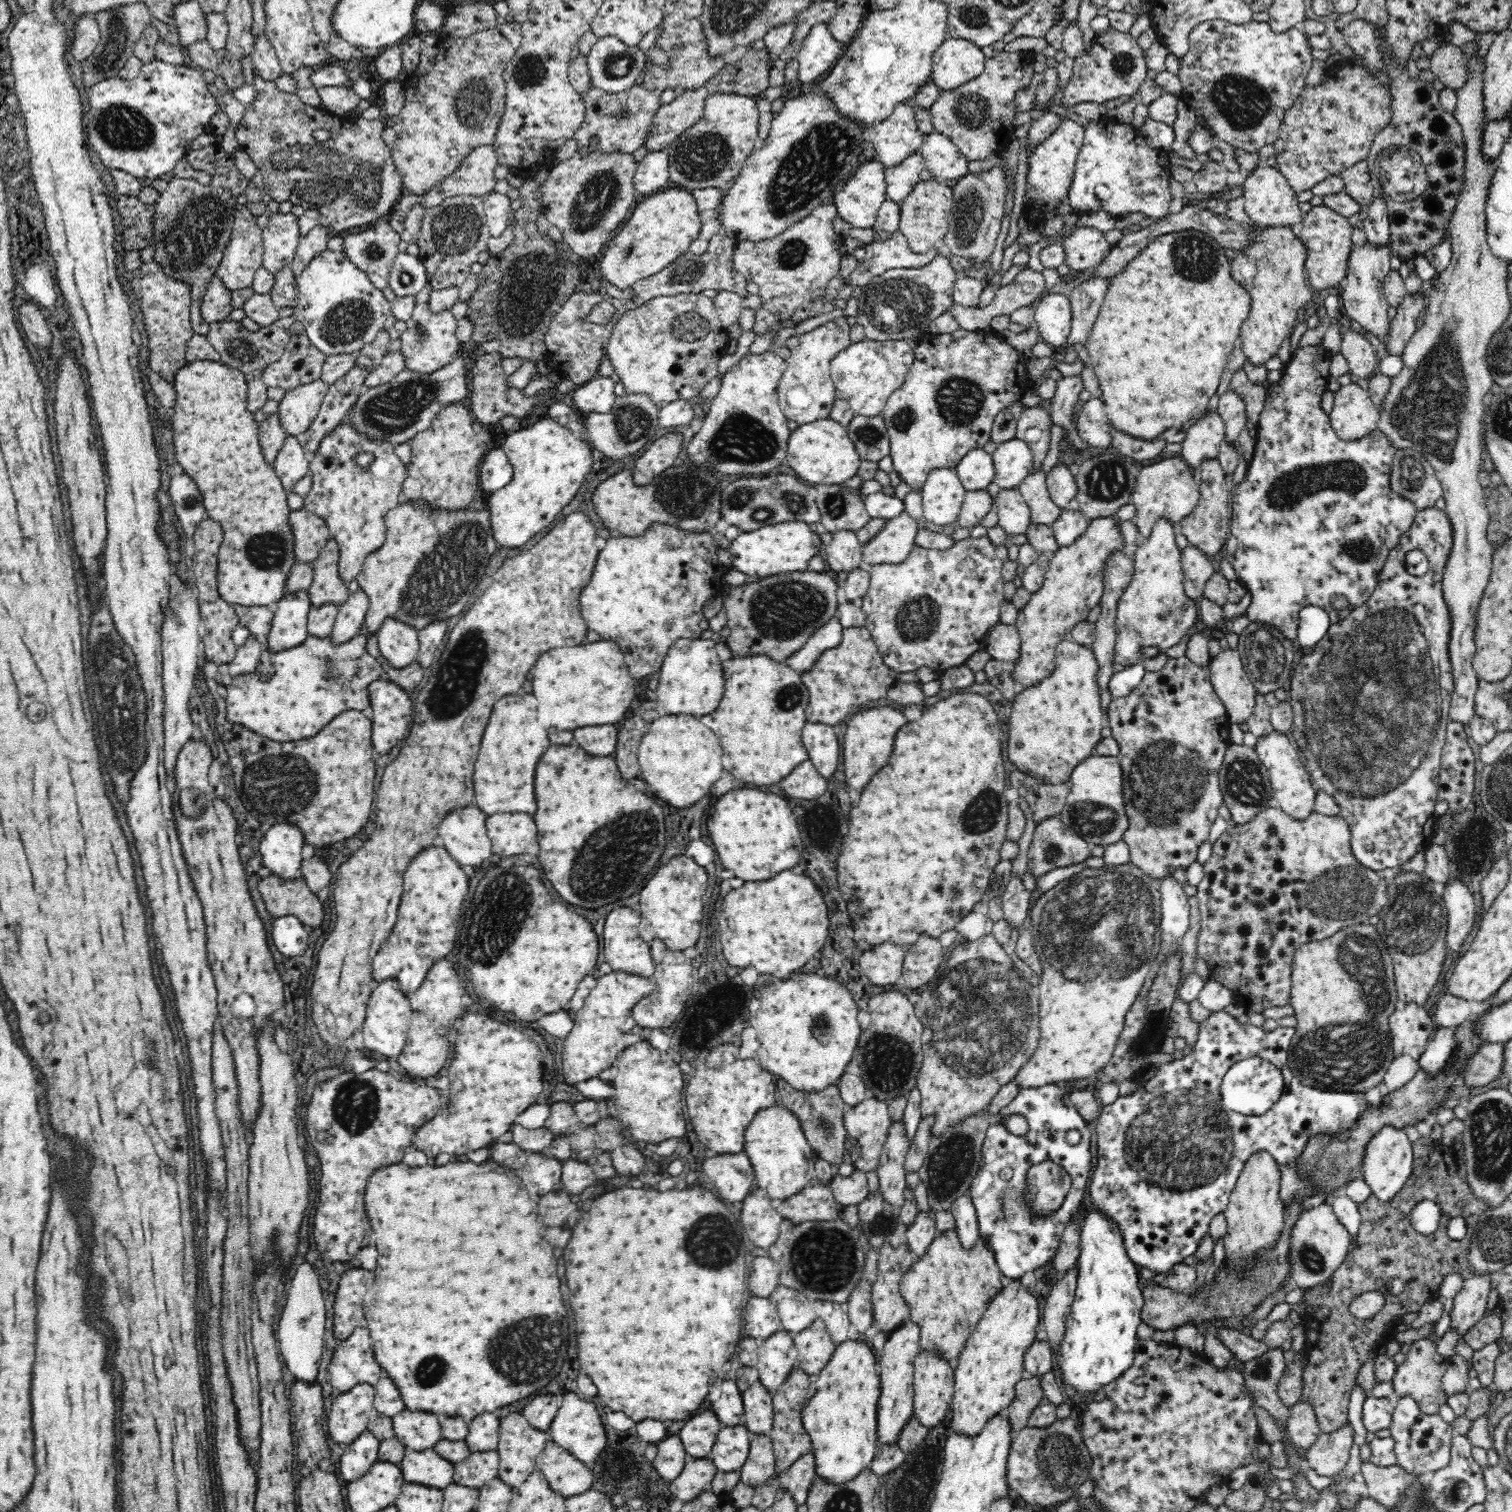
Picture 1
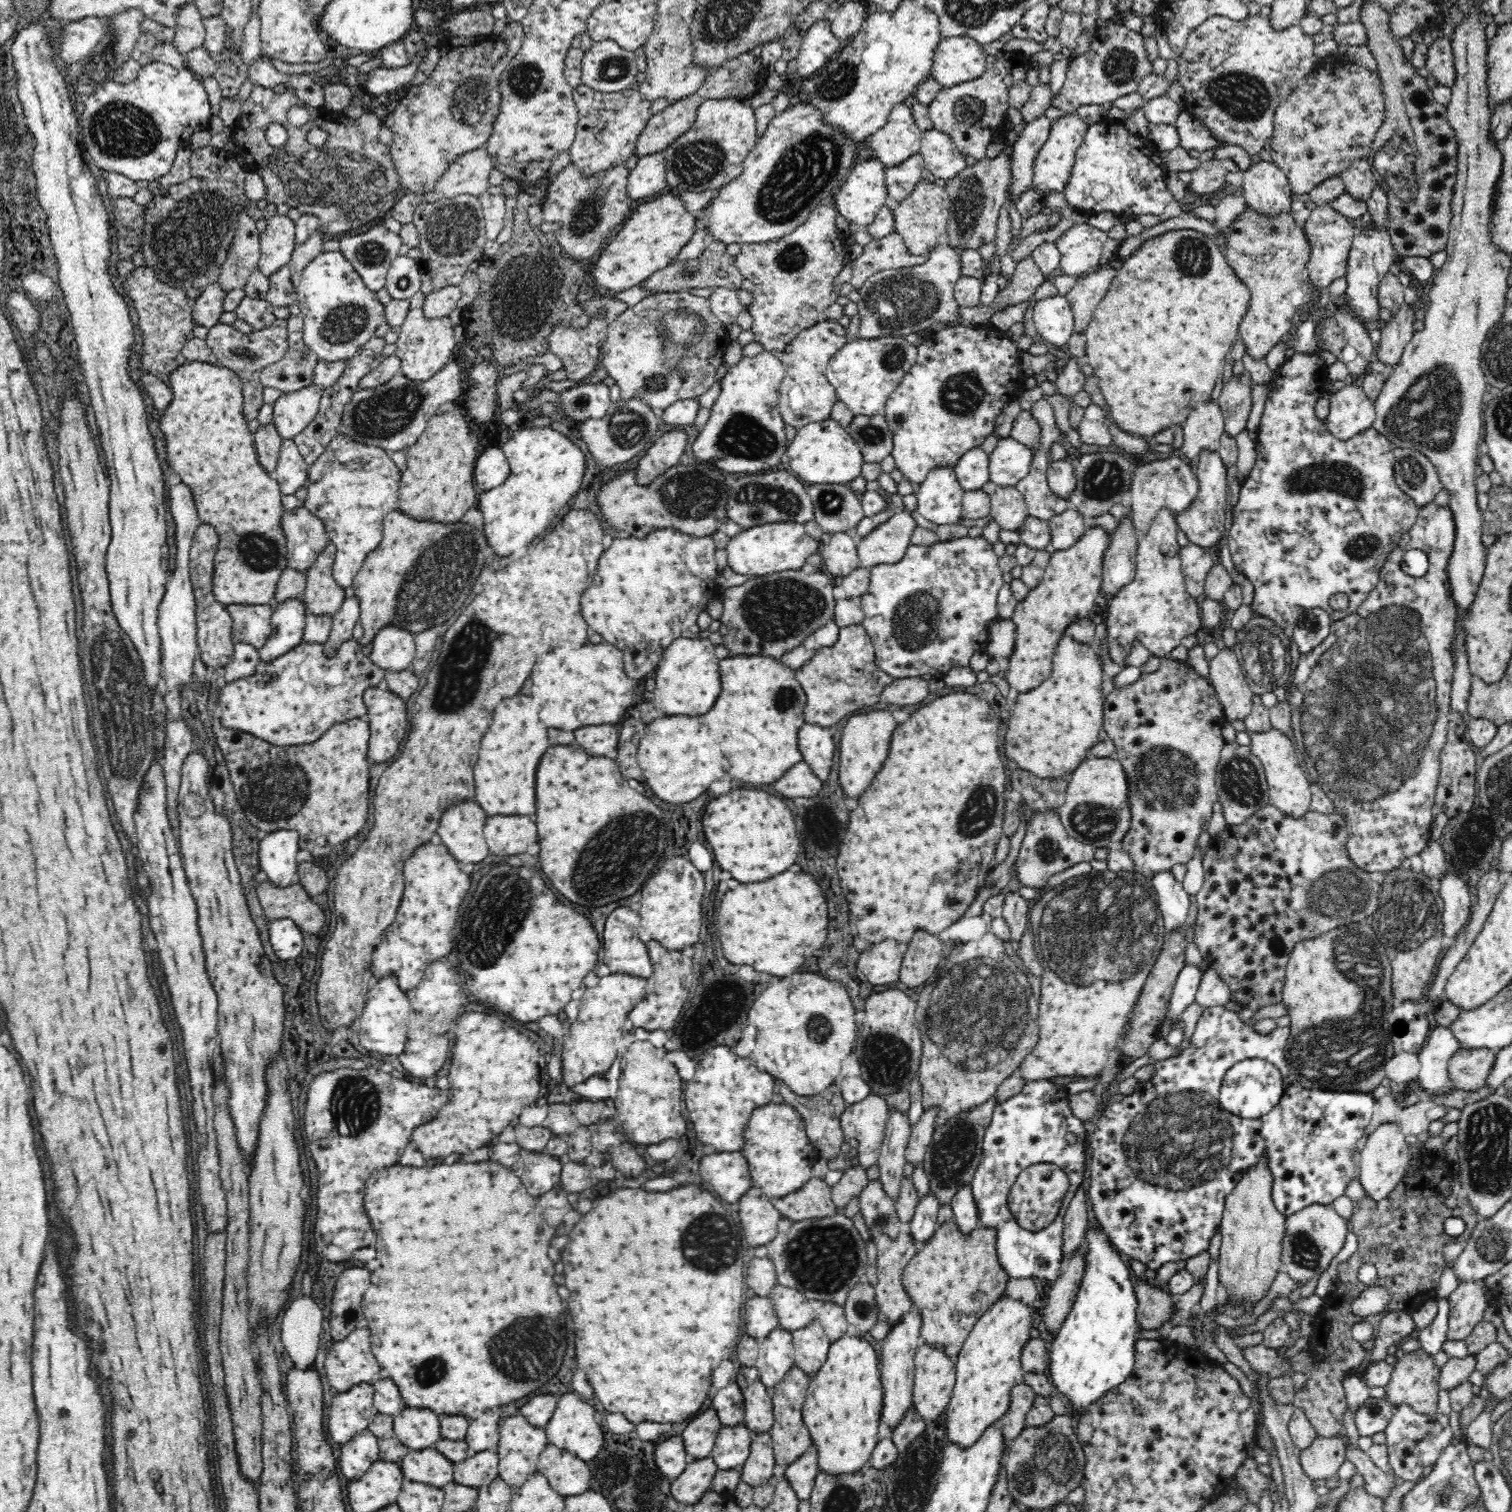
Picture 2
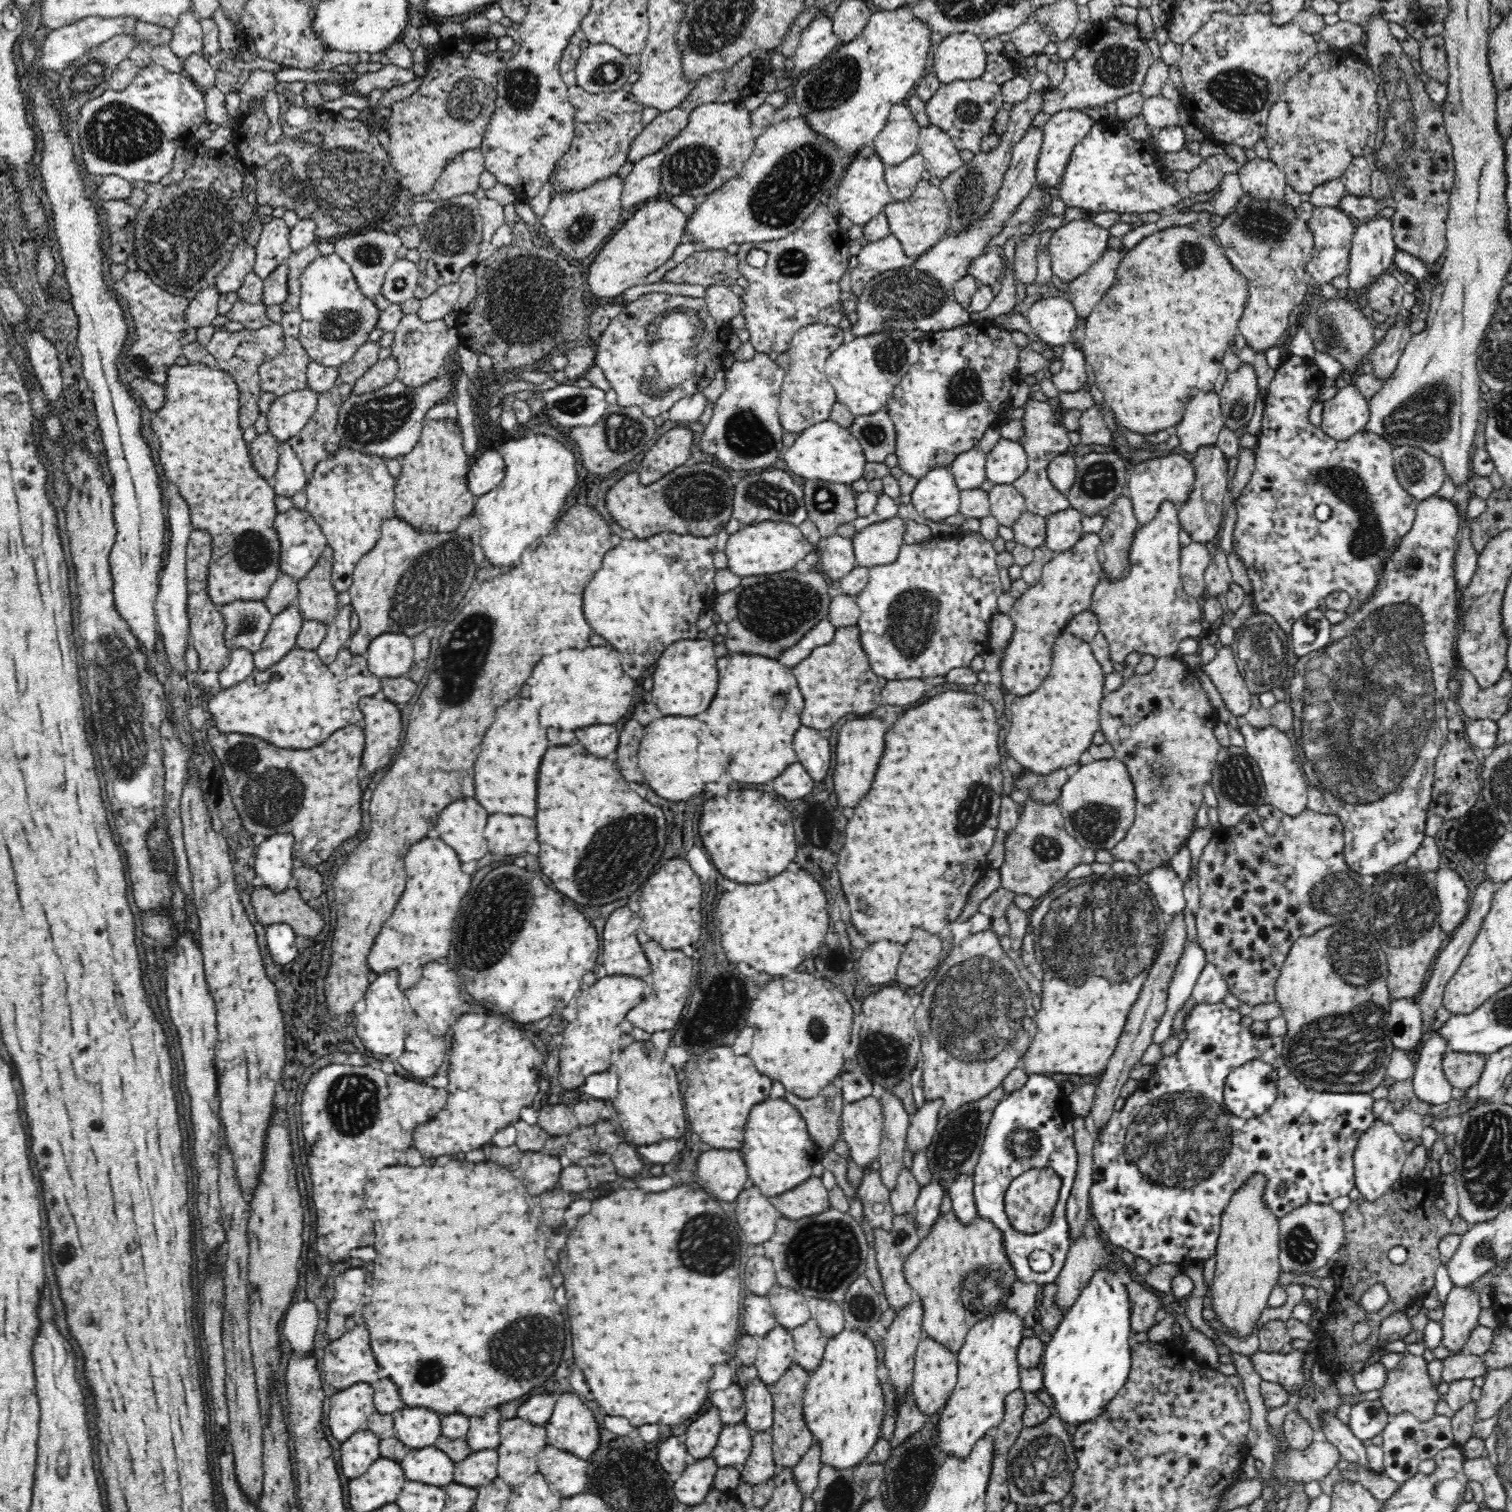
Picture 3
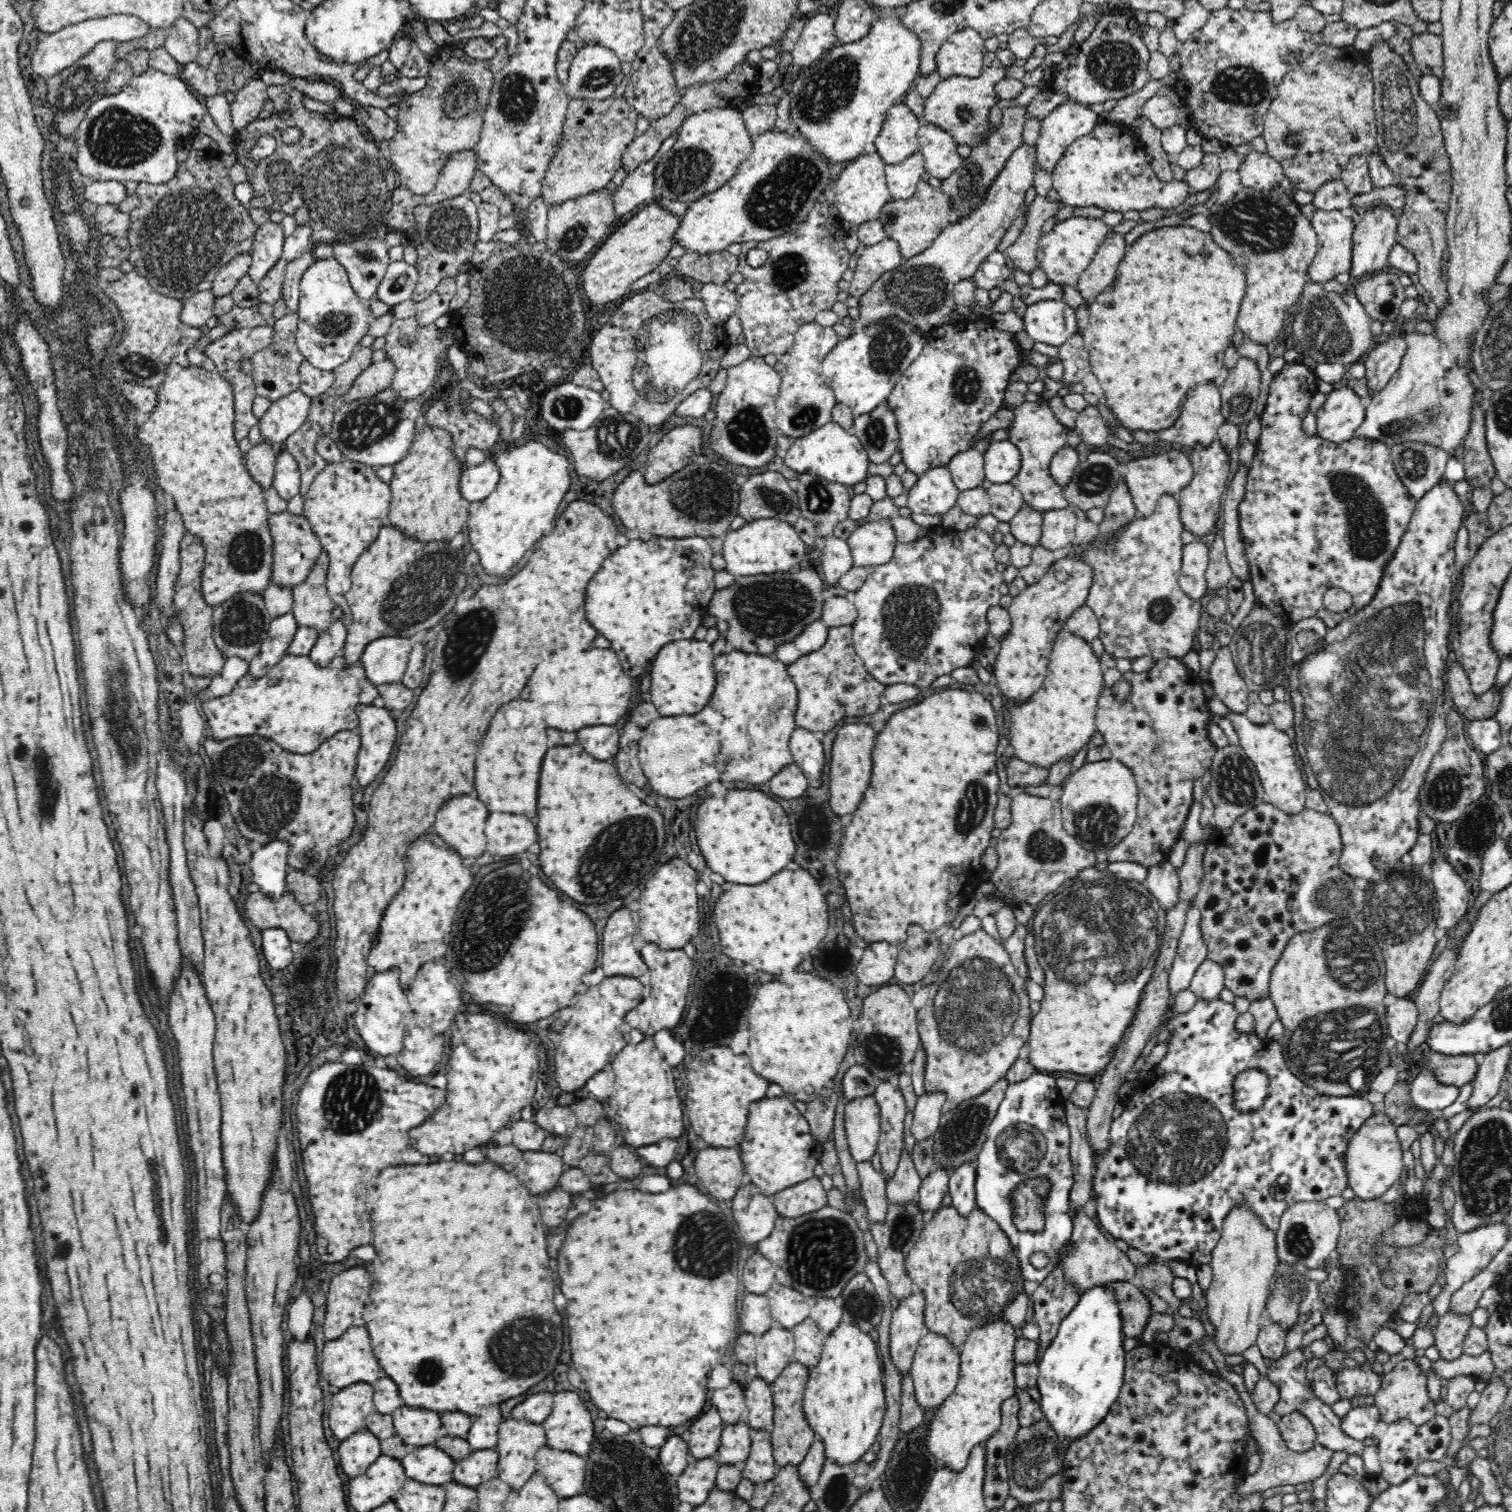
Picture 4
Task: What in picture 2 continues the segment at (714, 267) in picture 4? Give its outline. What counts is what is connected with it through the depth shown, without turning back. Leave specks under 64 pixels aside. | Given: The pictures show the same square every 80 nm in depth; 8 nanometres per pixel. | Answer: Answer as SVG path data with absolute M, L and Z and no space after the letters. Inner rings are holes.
M709 241L707 247L696 257L672 263L658 269L656 273L648 277L642 284L656 293L678 292L687 288L716 288L722 286L730 290L740 288L742 273L735 265L735 256L726 251L726 245Z

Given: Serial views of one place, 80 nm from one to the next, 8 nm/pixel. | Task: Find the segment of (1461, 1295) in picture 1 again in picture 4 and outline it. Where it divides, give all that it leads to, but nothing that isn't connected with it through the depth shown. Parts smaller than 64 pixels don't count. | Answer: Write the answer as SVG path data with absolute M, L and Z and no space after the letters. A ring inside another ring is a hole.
M1447 1313L1440 1317L1435 1332L1434 1347L1442 1360L1454 1362L1461 1358L1464 1340L1472 1327L1471 1316L1455 1316Z

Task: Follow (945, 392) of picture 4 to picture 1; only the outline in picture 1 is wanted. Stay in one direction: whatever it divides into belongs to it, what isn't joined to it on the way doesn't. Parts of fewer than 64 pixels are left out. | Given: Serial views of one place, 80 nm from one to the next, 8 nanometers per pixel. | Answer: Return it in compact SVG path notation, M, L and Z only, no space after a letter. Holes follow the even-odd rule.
M990 327L978 331L958 328L951 334L932 336L915 344L914 355L914 364L904 383L890 394L881 416L889 432L889 455L894 463L894 471L903 482L919 492L932 470L954 468L964 454L970 450L982 449L991 439L991 430L997 415L1011 403L1024 399L1029 380L1025 377L1024 356Z

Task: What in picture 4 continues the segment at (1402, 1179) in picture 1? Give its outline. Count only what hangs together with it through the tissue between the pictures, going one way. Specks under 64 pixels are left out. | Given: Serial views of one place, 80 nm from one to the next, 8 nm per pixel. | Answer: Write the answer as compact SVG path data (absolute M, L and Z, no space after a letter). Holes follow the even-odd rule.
M1378 1109L1350 1138L1344 1154L1346 1181L1355 1196L1362 1200L1372 1200L1384 1194L1400 1178L1404 1170L1402 1152L1397 1137L1397 1126L1383 1110Z

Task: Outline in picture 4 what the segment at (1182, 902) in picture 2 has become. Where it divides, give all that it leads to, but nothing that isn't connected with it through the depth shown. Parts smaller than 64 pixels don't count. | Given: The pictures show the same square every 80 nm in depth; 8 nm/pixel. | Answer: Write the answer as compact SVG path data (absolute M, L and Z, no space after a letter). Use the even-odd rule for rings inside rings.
M1166 859L1151 866L1147 873L1148 878L1144 885L1152 897L1156 898L1162 908L1172 908L1178 902L1179 896L1180 882L1177 868Z

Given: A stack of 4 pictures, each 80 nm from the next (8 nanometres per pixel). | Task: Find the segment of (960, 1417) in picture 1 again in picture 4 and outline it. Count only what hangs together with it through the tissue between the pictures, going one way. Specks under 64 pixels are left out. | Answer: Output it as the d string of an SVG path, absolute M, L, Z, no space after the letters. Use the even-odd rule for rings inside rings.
M1002 1318L998 1322L986 1324L982 1328L976 1328L970 1332L966 1342L960 1347L960 1375L954 1392L946 1398L940 1406L934 1410L934 1416L928 1424L928 1433L925 1446L930 1455L936 1458L936 1461L942 1462L940 1468L952 1469L954 1473L961 1471L966 1465L972 1449L976 1446L985 1444L990 1437L994 1436L1001 1425L1002 1403L1010 1397L1014 1397L1014 1388L1016 1388L1014 1368L1017 1364L1014 1359L1014 1346L1017 1340L1014 1336L1014 1327Z

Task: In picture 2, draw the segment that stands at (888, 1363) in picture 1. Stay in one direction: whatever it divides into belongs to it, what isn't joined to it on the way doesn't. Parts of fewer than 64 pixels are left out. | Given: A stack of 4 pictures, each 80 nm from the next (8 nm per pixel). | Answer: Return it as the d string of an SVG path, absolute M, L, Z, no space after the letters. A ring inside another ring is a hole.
M914 1306L900 1321L892 1324L882 1344L882 1376L883 1409L881 1419L888 1426L896 1426L906 1410L913 1404L913 1381L915 1378L915 1354L922 1343L921 1340L922 1314Z

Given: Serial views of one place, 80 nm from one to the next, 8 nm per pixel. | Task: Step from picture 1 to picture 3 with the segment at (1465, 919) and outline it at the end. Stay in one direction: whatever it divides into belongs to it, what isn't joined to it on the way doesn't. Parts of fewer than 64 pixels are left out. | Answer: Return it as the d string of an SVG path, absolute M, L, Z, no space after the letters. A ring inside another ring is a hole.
M1438 868L1435 871L1435 892L1439 901L1438 922L1440 928L1449 935L1462 924L1470 906L1468 888L1464 880L1452 868Z

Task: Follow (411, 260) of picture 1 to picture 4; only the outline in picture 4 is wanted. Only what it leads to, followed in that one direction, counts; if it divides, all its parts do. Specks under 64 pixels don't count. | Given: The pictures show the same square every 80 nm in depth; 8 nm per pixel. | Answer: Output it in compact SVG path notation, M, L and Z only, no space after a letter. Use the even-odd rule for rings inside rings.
M393 258L378 285L376 297L391 307L410 300L416 284L418 284L418 271L415 265Z

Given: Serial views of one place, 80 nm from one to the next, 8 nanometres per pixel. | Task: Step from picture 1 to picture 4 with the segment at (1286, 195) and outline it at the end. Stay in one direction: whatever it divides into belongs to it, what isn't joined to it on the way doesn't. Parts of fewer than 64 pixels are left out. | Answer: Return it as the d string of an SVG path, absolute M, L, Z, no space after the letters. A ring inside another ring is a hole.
M1254 149L1241 162L1239 173L1243 186L1258 190L1276 188L1285 175L1282 165L1267 151L1260 153Z

